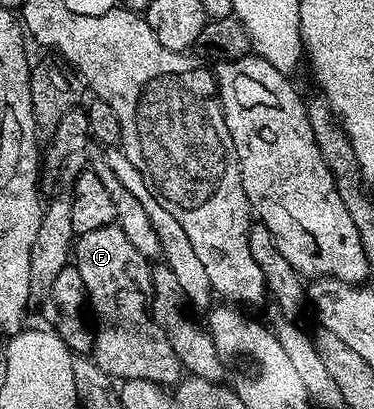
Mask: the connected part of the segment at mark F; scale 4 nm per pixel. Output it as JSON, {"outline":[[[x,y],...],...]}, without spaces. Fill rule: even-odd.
{"outline":[[[116,223],[106,225],[105,227],[97,227],[97,231],[89,231],[88,233],[82,234],[73,245],[73,264],[81,275],[81,280],[85,283],[89,309],[93,314],[93,344],[89,354],[91,360],[95,361],[97,367],[101,367],[101,371],[105,371],[108,377],[112,379],[122,379],[123,381],[128,381],[129,379],[145,379],[146,381],[158,381],[164,387],[174,386],[180,380],[181,366],[177,355],[173,351],[173,347],[169,347],[167,334],[163,332],[161,326],[151,317],[151,268],[147,258],[140,255],[137,247],[133,247],[133,243],[129,243],[129,239],[125,236],[125,231],[121,231],[121,227]]]}

